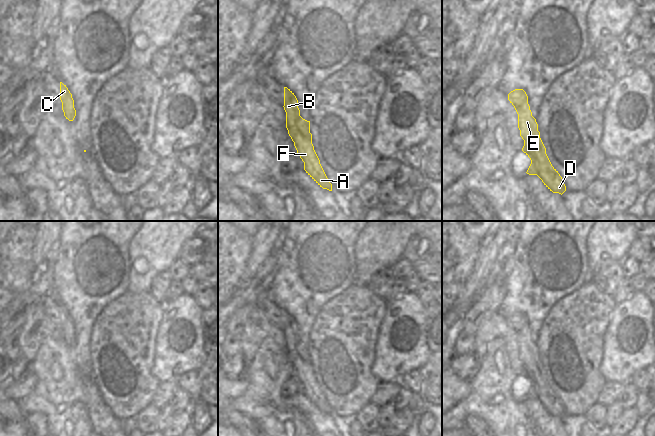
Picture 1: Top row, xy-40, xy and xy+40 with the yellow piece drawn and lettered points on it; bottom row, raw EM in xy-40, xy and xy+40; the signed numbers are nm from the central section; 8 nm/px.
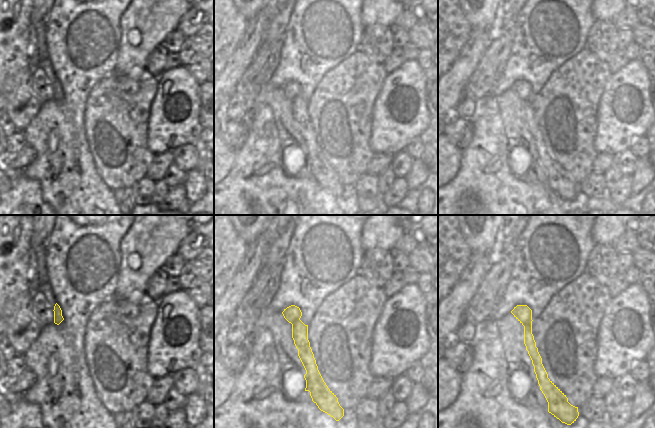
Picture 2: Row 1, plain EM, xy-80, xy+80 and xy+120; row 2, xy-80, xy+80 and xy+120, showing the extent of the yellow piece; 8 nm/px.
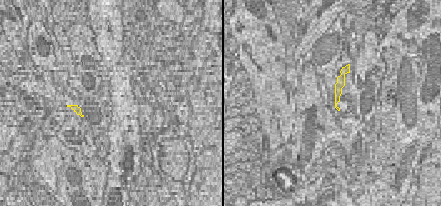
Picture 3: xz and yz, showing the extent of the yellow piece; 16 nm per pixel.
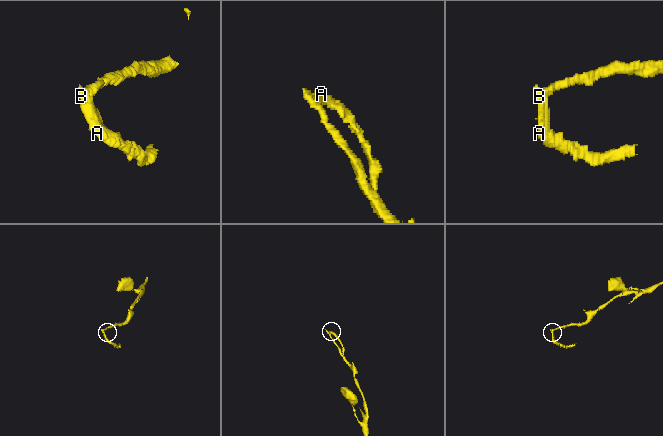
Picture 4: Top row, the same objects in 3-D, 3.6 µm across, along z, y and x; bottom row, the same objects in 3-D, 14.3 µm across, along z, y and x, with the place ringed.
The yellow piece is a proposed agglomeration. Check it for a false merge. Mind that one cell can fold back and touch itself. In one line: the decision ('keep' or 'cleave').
cleave

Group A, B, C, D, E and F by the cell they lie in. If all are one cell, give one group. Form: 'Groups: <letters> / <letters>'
Groups: A D F / B C E.

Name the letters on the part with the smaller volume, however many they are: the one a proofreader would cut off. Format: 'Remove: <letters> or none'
Remove: A, D, F

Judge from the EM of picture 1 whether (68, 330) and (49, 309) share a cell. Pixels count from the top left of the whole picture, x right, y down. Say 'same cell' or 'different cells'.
same cell

